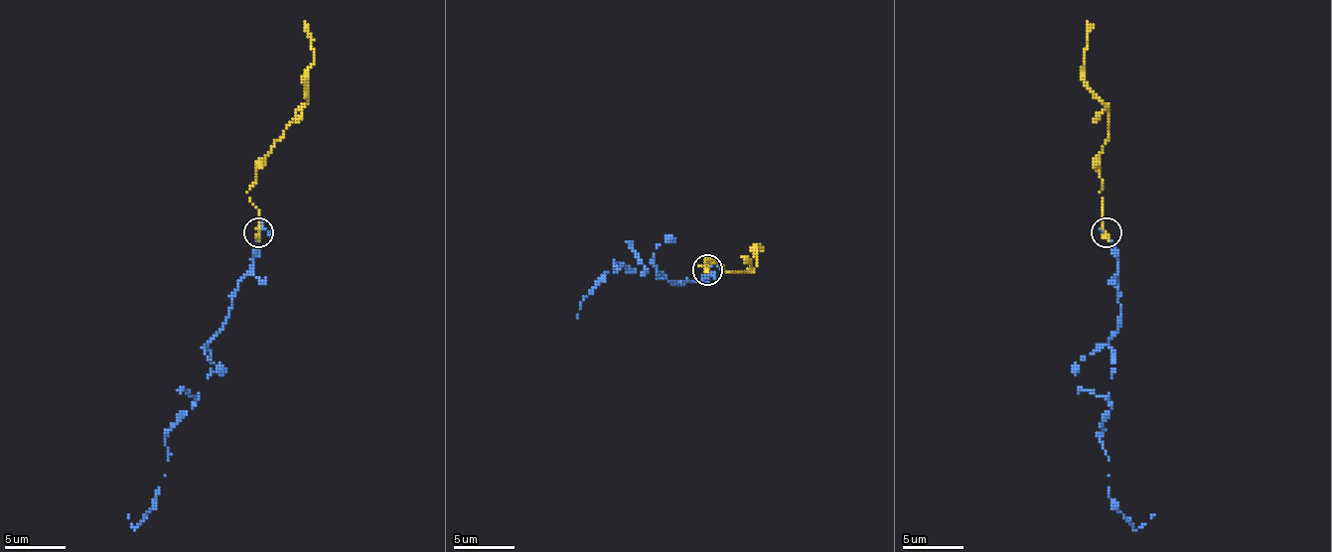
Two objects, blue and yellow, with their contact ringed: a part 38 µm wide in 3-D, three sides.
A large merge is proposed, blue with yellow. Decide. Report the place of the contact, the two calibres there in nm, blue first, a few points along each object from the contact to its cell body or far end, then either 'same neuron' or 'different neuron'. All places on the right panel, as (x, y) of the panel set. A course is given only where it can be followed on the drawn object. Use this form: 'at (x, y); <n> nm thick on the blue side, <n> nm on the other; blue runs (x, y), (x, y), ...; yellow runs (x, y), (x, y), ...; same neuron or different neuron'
at (1107, 232); 220 nm thick on the blue side, 280 nm on the other; blue runs (1109, 234), (1120, 323), (1109, 344), (1111, 408), (1100, 439), (1109, 457), (1109, 493), (1135, 530), (1154, 514); yellow runs (1106, 231), (1100, 192), (1103, 180), (1100, 153), (1109, 140), (1109, 107), (1084, 79), (1087, 22); same neuron

